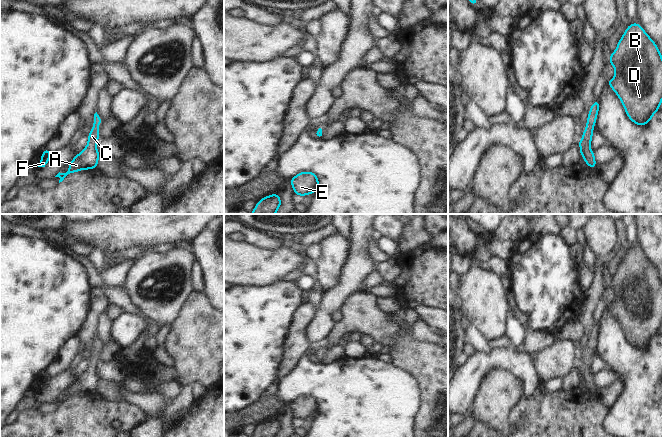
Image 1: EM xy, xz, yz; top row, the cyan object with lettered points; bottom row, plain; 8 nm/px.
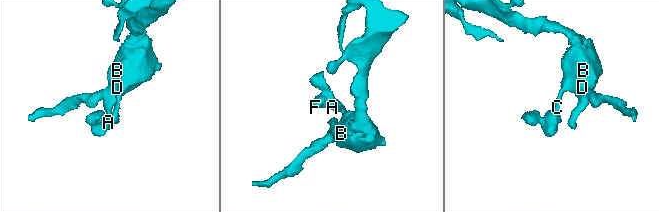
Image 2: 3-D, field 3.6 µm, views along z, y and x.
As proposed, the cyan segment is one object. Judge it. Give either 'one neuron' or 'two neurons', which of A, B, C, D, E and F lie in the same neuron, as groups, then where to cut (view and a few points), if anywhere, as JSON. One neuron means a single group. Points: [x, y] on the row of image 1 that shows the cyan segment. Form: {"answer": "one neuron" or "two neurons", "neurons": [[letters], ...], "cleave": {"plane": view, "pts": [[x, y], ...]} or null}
{"answer": "one neuron", "neurons": [["A", "B", "C", "D", "E", "F"]], "cleave": null}

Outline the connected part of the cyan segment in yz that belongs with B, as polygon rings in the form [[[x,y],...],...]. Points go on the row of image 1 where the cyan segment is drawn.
[[[631,23],[619,41],[616,51],[610,55],[609,62],[615,67],[616,74],[613,80],[608,79],[607,85],[612,87],[622,101],[626,115],[636,125],[647,125],[653,114],[658,111],[662,101],[662,57],[657,45],[640,27],[639,23]]]

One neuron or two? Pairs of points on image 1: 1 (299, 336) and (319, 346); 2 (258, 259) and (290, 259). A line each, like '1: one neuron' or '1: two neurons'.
1: two neurons
2: one neuron

